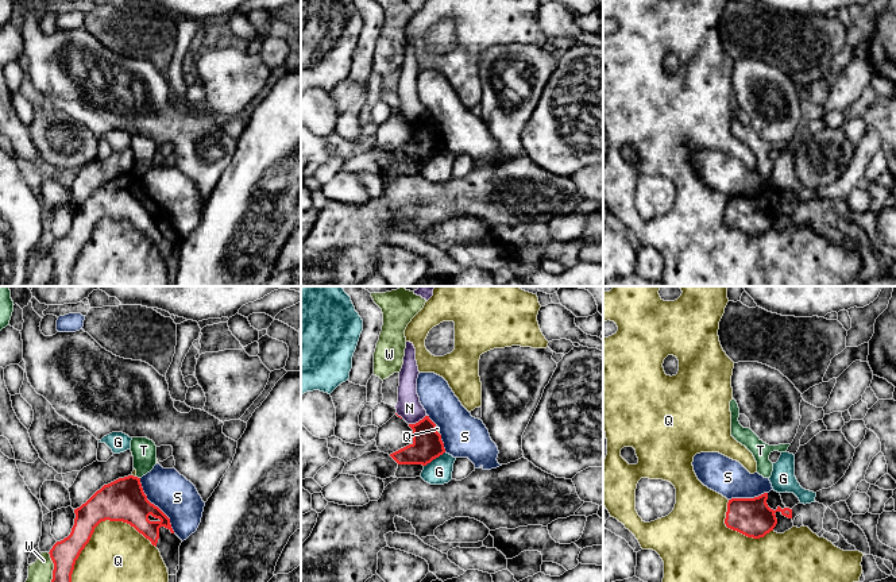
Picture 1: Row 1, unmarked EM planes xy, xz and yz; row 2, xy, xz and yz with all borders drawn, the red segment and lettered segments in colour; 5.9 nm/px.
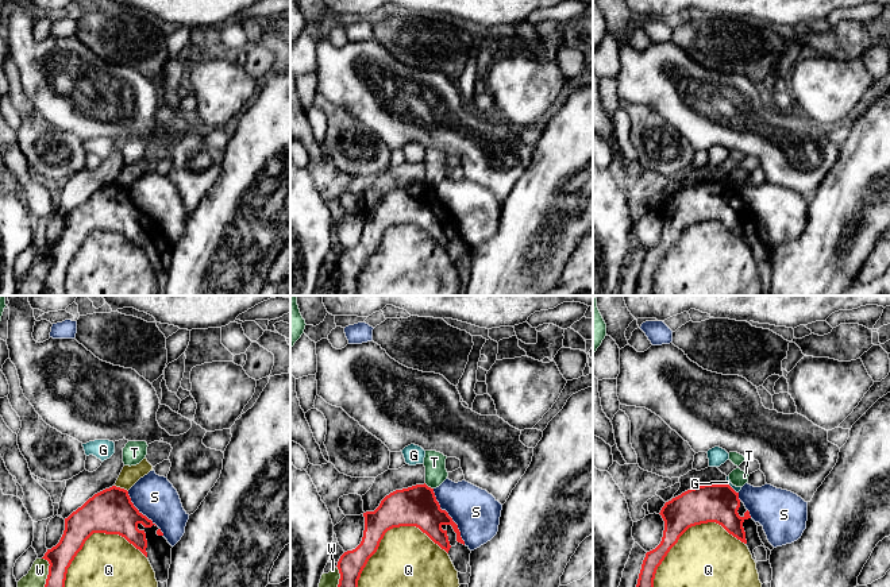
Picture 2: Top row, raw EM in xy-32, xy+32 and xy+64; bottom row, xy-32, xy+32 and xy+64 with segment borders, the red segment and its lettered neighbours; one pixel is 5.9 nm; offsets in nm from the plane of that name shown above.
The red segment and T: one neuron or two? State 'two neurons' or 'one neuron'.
two neurons

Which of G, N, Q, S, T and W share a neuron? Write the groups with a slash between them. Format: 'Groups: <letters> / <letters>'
Groups: G / N / Q / S / T / W

